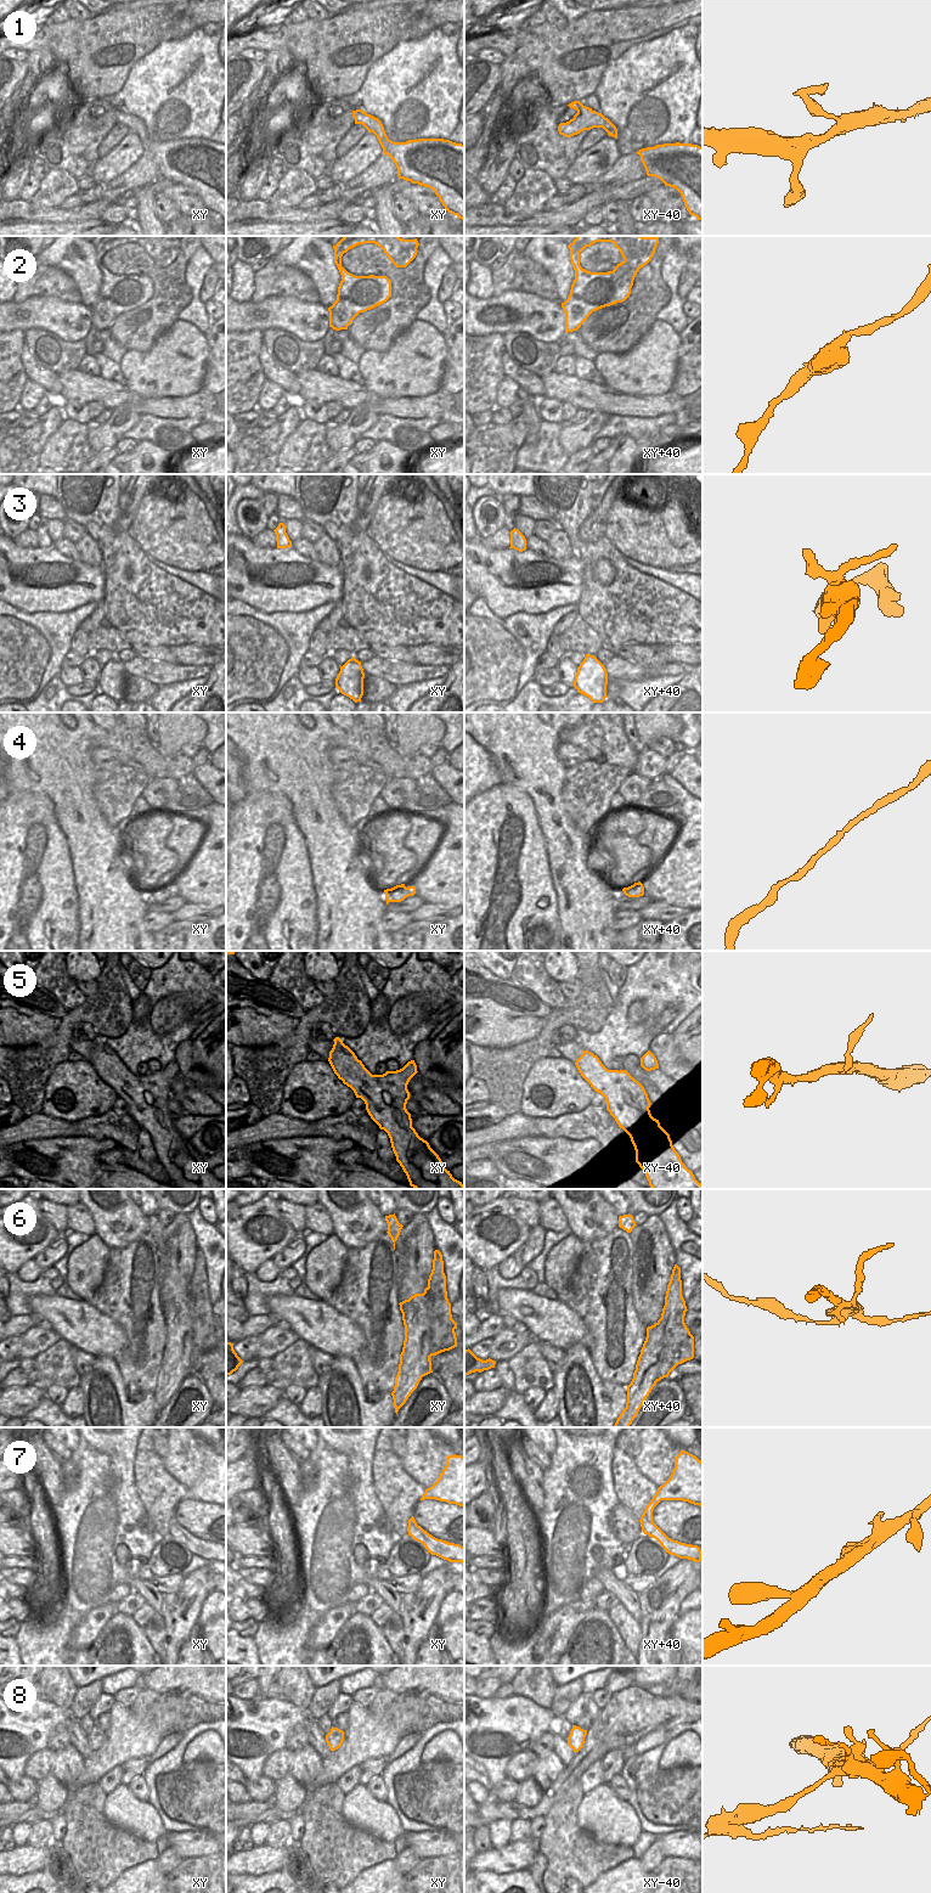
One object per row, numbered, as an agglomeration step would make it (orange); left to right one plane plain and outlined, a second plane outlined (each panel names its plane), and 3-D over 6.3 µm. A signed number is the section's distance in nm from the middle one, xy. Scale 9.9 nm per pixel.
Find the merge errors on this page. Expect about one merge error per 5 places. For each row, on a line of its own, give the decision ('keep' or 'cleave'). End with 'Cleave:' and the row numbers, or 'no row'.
1: keep
2: keep
3: keep
4: keep
5: keep
6: cleave
7: keep
8: cleave
Cleave: 6, 8

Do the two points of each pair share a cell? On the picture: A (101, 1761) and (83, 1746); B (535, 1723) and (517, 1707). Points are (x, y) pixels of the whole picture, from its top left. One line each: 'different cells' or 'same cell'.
A: different cells
B: same cell

